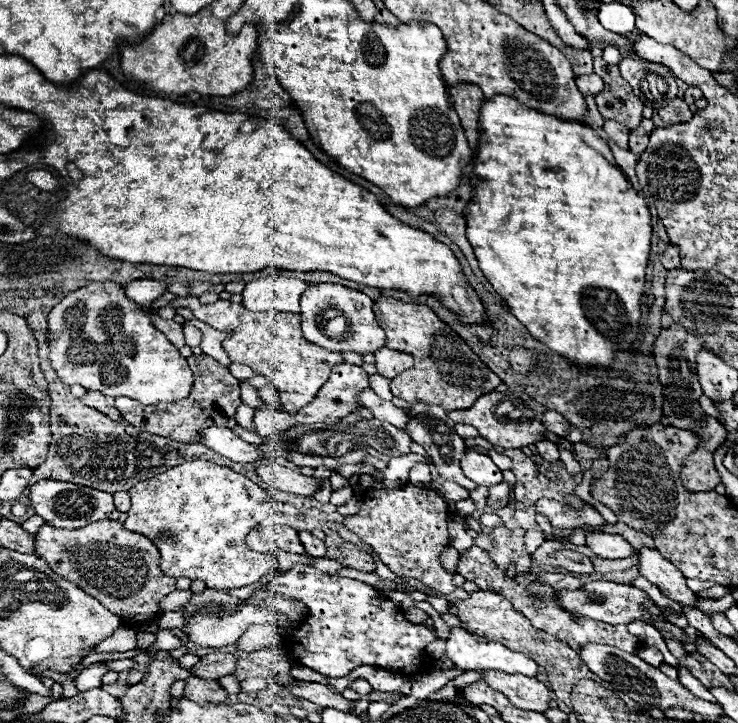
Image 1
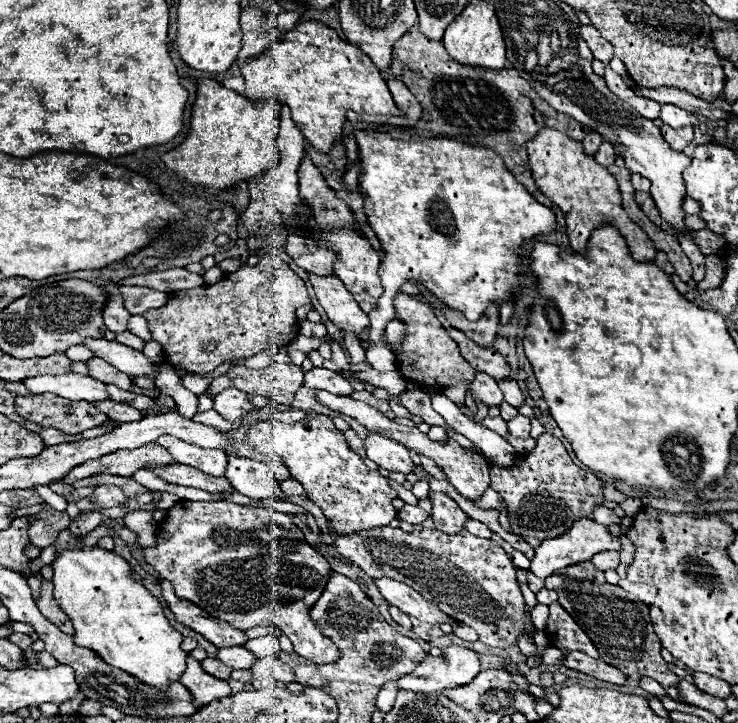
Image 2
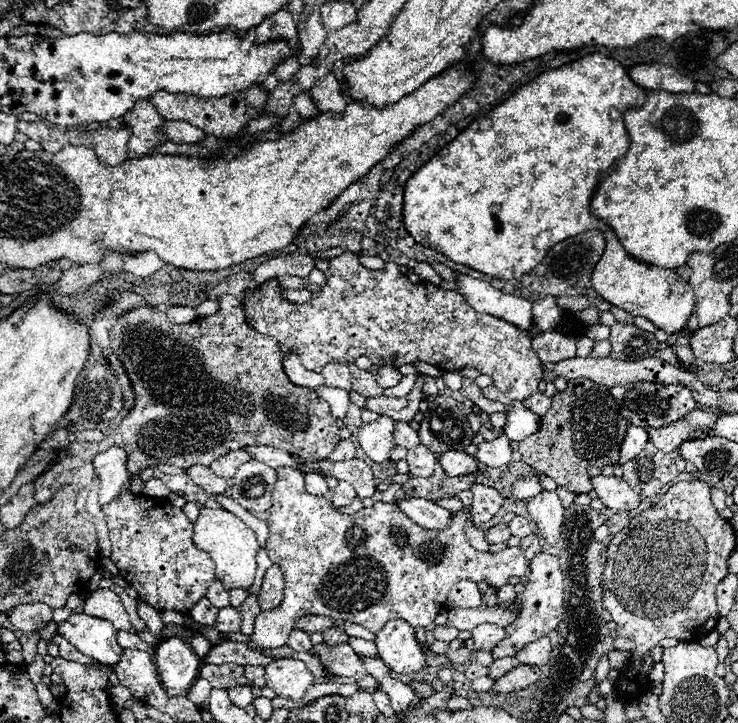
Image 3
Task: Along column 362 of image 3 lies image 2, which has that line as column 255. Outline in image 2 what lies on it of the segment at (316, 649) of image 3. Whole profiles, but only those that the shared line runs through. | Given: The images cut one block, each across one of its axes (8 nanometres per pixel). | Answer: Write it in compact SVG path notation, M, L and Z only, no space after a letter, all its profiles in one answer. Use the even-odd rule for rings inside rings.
M276 654L258 660L258 662L254 664L254 668L252 668L252 674L254 674L254 676L268 676L268 674L270 674L272 680L282 682L282 684L296 682L296 674L292 672L292 668L286 666Z

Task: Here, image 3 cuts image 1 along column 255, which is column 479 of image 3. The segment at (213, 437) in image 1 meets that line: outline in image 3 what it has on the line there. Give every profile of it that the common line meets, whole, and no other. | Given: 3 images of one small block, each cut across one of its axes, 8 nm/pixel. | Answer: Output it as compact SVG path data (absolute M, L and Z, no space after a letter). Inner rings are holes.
M500 434L494 440L486 440L478 444L476 460L490 468L500 468L508 464L512 460L512 448L510 448L510 440L506 438L506 434Z

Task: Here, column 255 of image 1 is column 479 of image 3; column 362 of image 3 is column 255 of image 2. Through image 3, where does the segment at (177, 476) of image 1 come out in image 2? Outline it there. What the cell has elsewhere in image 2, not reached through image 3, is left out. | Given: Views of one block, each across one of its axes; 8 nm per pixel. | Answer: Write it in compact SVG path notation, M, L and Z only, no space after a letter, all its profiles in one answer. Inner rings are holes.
M178 500L160 522L156 544L142 548L142 552L146 562L174 584L176 596L194 602L210 616L220 618L238 630L254 626L276 626L292 640L294 652L298 652L302 658L310 662L332 662L340 658L340 650L332 640L328 640L328 636L320 632L320 628L310 618L310 608L322 596L332 568L326 558L304 540L304 534L288 514L284 514L284 526L278 522L278 518L278 512L272 508L248 508L228 500Z

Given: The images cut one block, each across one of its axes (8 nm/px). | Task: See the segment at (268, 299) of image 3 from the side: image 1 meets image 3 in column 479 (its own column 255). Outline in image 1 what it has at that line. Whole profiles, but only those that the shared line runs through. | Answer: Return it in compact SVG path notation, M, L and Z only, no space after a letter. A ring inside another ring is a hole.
M186 296L176 298L172 302L176 308L186 306L194 312L198 320L212 326L218 332L224 332L226 338L222 340L224 352L230 356L234 364L246 364L252 370L270 378L278 392L280 400L288 414L296 414L300 408L310 404L318 390L322 388L324 380L328 380L330 370L342 362L340 352L328 352L316 344L310 344L300 330L300 314L290 312L250 312L242 304L234 304L230 300L218 300L214 304L200 304L198 298Z

